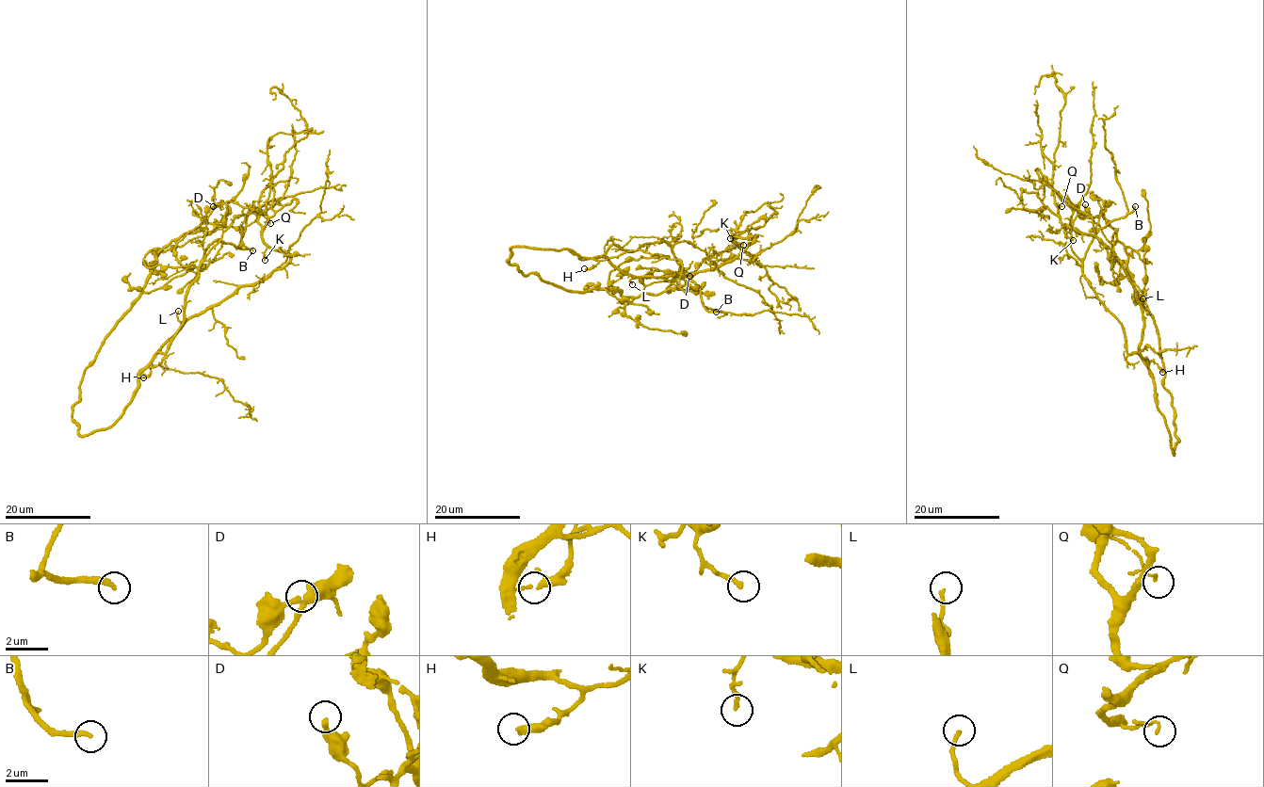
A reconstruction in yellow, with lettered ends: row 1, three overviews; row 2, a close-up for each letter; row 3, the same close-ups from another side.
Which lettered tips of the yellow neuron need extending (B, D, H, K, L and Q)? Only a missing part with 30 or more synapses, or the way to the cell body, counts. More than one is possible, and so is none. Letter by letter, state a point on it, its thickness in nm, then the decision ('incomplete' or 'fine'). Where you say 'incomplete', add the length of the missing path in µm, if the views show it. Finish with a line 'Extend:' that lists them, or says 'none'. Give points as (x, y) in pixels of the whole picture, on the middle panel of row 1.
B: at (716, 312); 240 nm thick; incomplete; about 35 µm are missing
D: at (689, 276); 220 nm thick; fine
H: at (584, 268); 240 nm thick; fine
K: at (730, 238); 190 nm thick; fine
L: at (632, 284); 160 nm thick; fine
Q: at (743, 245); 100 nm thick; fine
Extend: B

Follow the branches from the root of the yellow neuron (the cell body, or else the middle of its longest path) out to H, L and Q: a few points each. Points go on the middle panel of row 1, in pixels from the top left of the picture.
H: (580, 259), (594, 259), (598, 263), (584, 268)
L: (580, 259), (606, 258), (613, 267), (631, 276), (632, 284)
Q: (580, 259), (602, 257), (623, 273), (660, 277), (722, 265), (755, 237), (733, 236), (732, 243), (743, 245)

